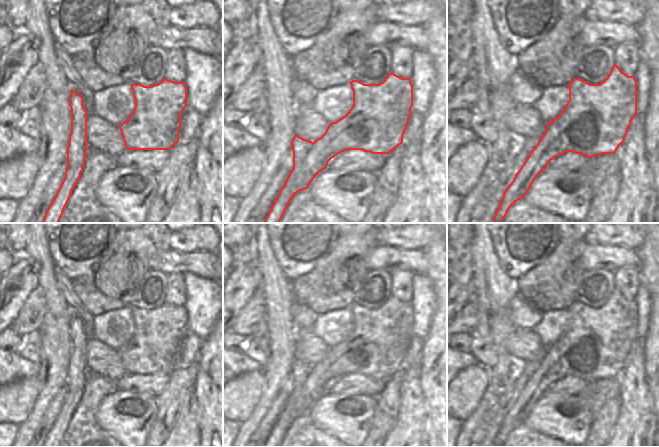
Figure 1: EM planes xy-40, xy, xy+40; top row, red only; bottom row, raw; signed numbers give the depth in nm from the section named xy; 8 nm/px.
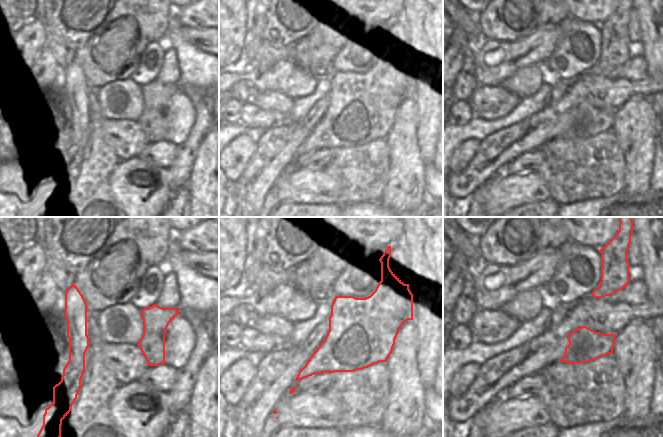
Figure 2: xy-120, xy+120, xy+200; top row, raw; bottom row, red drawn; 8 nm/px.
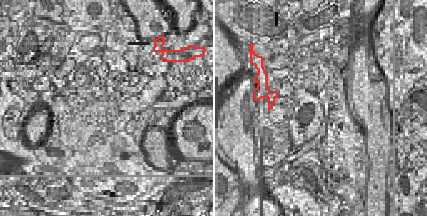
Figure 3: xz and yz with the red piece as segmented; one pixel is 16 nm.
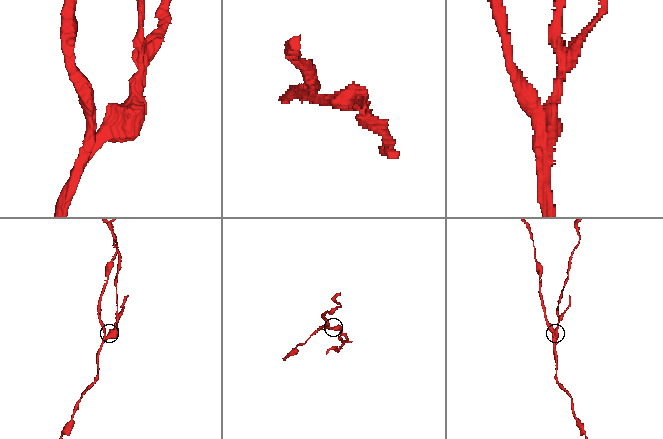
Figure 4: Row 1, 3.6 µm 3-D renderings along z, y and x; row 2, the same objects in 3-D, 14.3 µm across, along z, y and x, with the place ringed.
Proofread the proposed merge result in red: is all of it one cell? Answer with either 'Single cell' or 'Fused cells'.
Fused cells.

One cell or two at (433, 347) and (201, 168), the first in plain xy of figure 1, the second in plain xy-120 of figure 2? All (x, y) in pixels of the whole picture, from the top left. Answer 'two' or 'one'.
one

